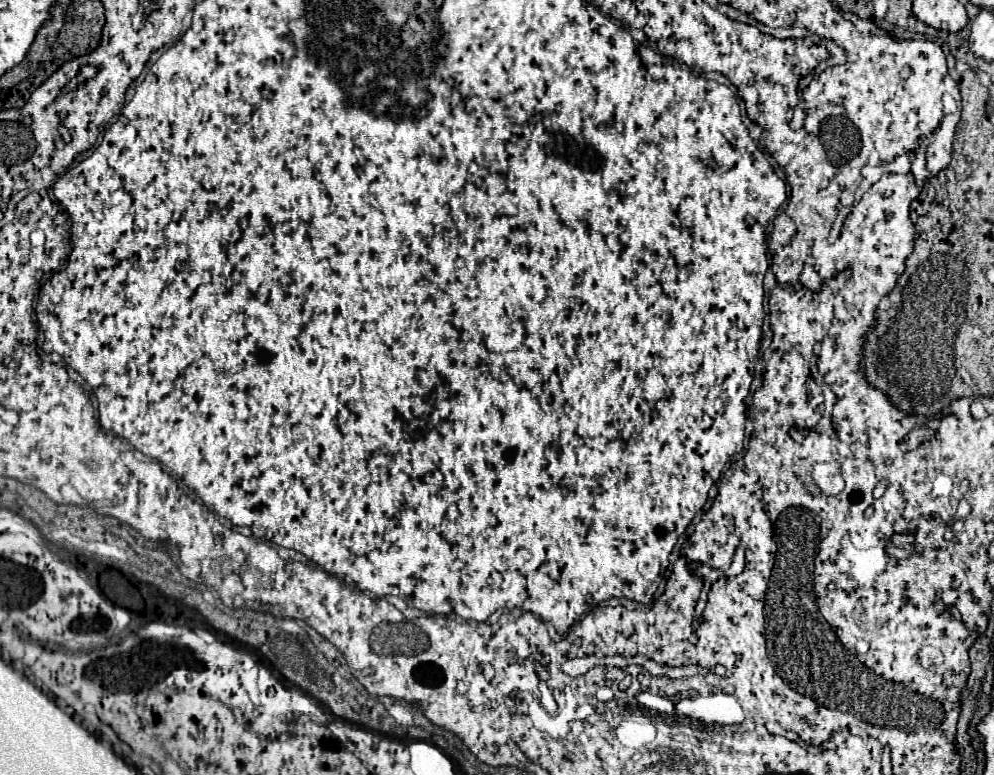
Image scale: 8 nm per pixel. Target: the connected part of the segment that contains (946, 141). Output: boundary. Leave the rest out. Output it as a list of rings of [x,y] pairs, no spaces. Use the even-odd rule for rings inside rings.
[[[947,114],[943,118],[943,128],[935,130],[935,140],[927,148],[927,170],[931,174],[937,174],[939,170],[943,170],[949,164],[959,121],[960,117],[957,117],[957,114]]]

